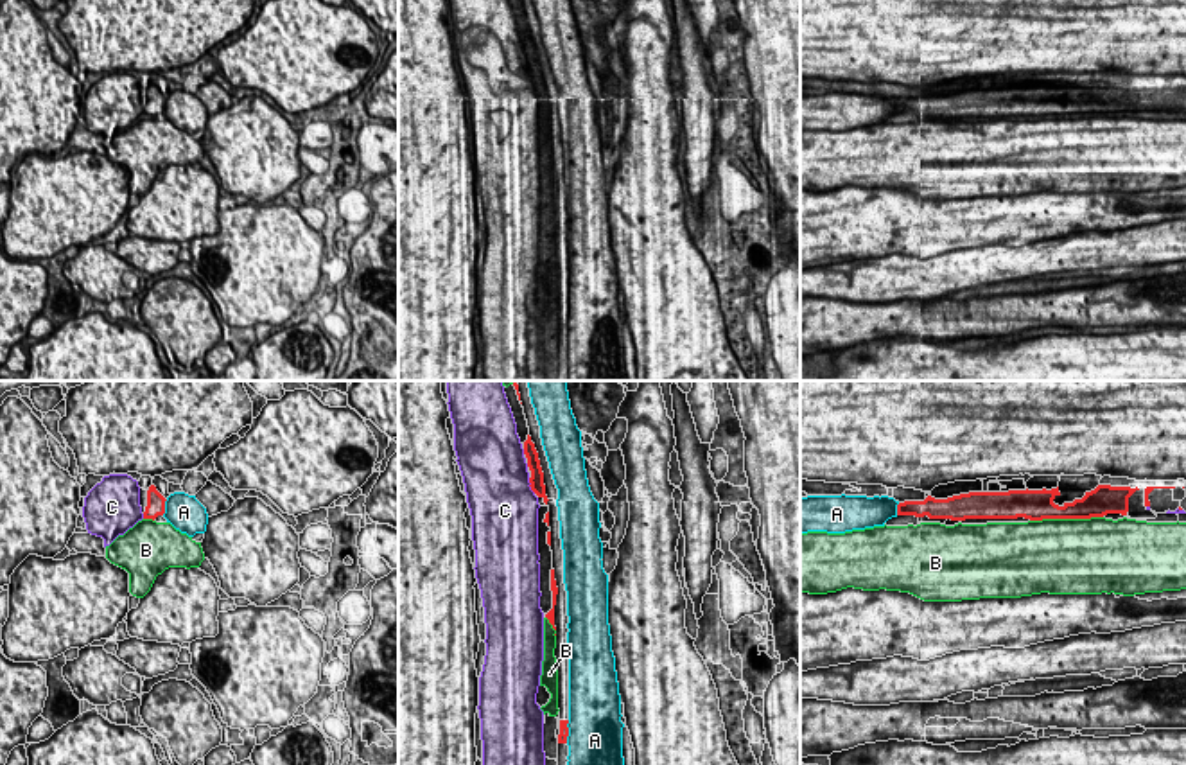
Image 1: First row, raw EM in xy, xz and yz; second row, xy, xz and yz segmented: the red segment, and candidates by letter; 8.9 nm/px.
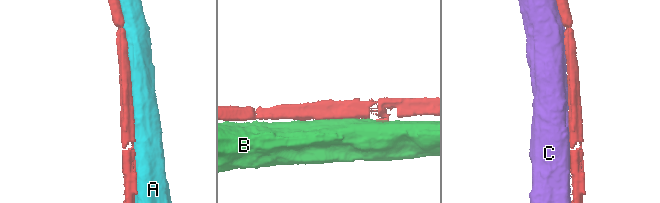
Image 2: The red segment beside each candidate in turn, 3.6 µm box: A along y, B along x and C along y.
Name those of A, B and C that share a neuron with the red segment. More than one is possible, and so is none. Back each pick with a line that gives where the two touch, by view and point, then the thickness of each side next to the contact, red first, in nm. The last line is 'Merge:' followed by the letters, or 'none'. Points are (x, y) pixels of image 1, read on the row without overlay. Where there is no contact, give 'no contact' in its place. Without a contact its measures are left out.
Merge: none

